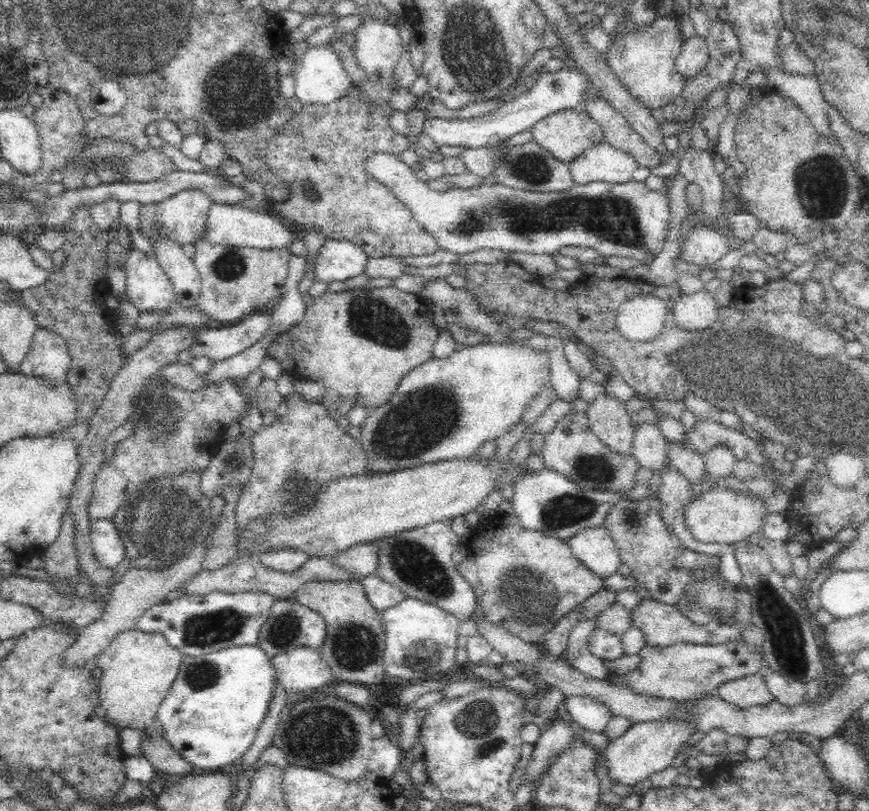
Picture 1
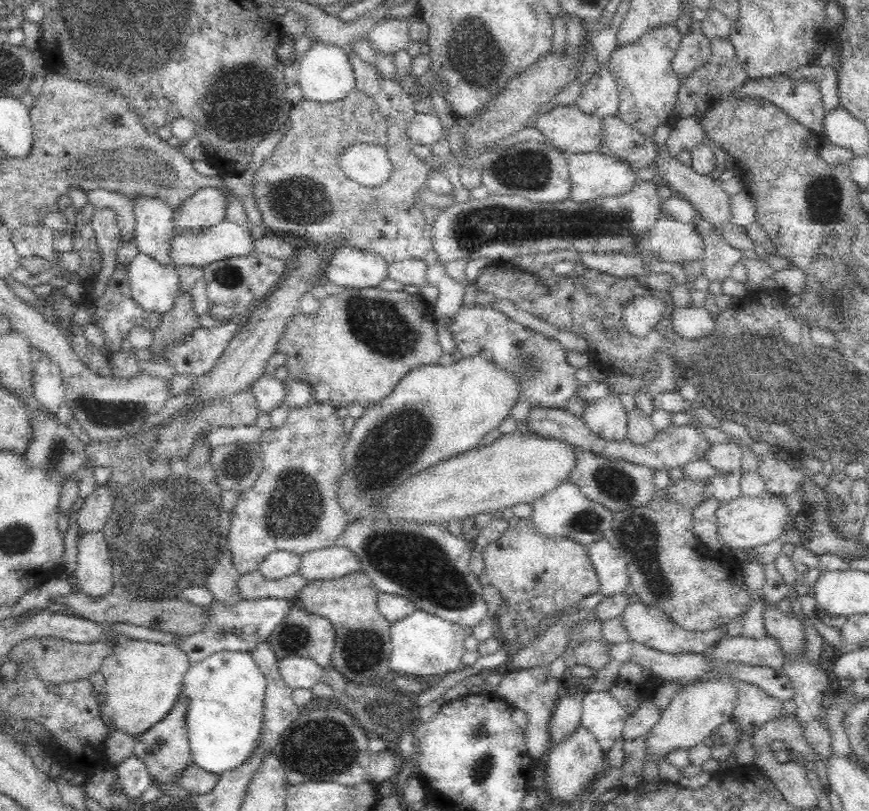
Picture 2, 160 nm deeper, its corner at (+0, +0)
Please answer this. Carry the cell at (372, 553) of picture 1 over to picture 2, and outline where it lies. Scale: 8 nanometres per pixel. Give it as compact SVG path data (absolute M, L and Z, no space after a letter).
M344 544L311 550L301 555L298 574L313 580L336 580L361 570L357 554Z

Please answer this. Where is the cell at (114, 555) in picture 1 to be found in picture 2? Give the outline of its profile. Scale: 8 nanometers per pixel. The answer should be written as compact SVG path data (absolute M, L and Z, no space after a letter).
M103 530L84 533L77 540L78 562L74 574L80 592L99 597L113 588L113 556Z

